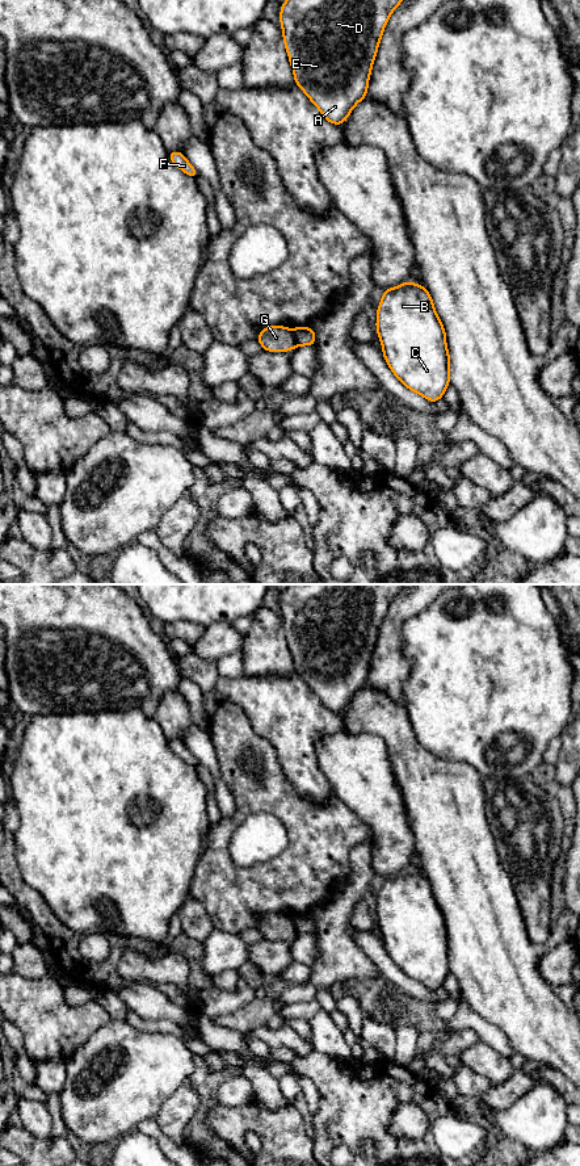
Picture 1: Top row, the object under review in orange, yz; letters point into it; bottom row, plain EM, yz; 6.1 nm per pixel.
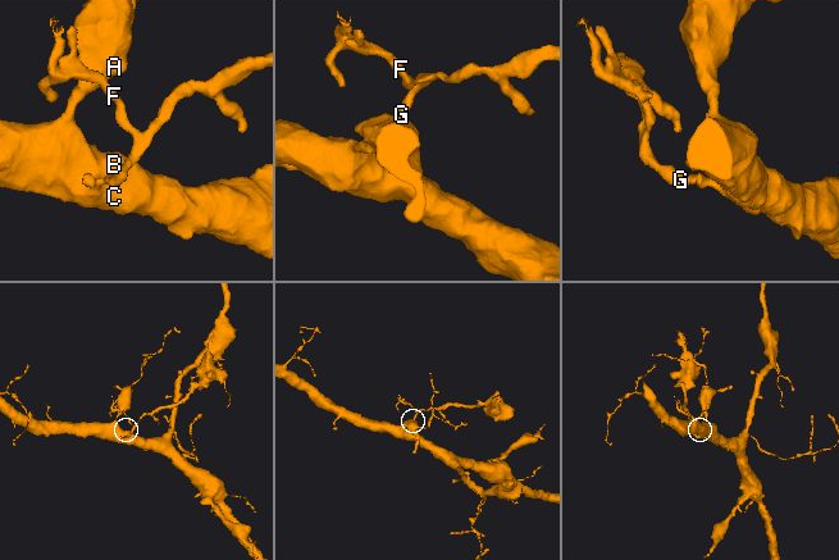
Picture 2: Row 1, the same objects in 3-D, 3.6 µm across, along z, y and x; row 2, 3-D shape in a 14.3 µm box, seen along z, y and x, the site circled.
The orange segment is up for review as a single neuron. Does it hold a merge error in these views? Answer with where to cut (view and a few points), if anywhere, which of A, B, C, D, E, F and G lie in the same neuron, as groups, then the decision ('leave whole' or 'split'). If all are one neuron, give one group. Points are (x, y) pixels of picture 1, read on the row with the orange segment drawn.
cut in yz along (291, 330), (297, 345); A B C D E / F G; split

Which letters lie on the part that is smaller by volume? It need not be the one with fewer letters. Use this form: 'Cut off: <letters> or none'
Cut off: F, G

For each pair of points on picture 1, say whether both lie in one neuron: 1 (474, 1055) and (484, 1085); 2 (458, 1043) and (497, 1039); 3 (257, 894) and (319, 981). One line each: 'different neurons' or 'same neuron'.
1: different neurons
2: different neurons
3: different neurons

